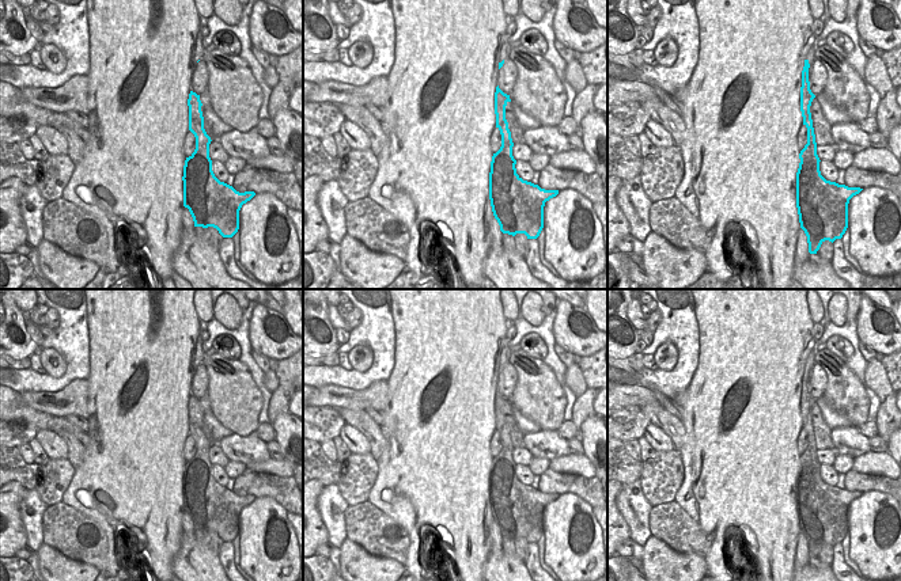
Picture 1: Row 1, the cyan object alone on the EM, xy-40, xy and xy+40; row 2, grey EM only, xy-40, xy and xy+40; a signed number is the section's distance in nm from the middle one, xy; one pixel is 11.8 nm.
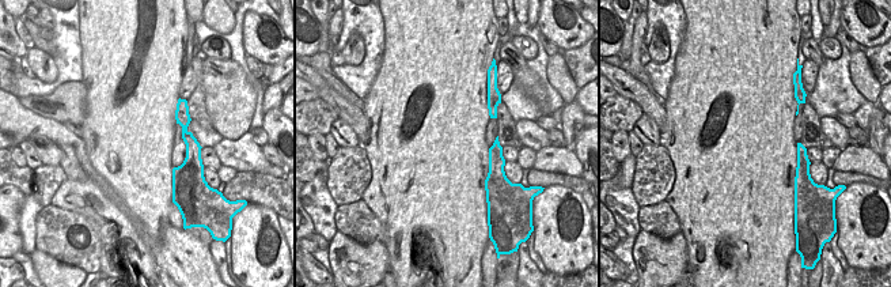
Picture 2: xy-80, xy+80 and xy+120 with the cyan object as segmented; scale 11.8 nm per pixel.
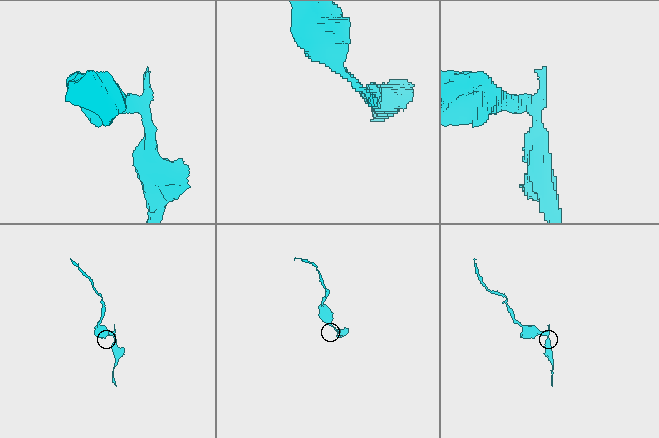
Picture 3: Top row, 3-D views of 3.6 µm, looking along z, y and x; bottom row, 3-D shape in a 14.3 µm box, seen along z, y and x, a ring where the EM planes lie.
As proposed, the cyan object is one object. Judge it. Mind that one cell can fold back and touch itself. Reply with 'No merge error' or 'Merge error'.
Merge error

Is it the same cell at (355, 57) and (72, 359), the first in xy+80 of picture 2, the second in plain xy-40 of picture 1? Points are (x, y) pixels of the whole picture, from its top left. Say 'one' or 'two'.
two

